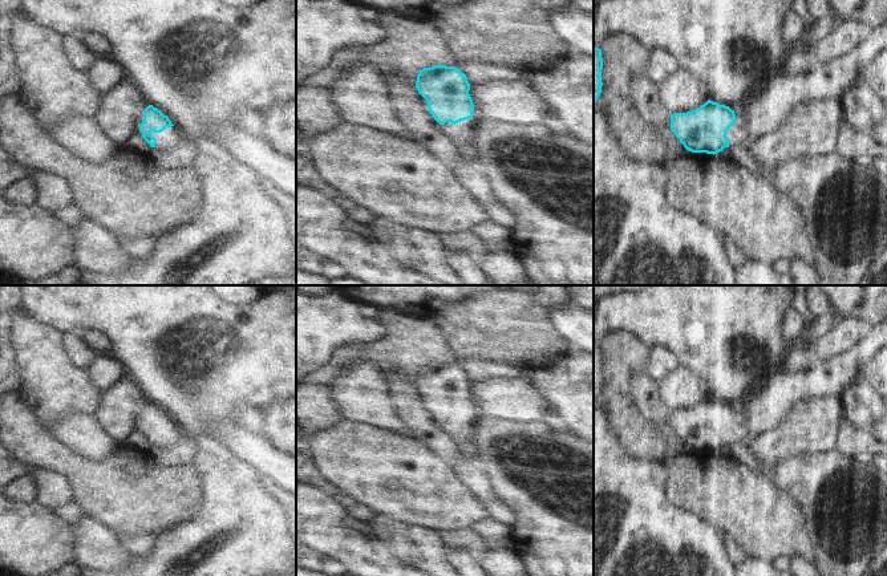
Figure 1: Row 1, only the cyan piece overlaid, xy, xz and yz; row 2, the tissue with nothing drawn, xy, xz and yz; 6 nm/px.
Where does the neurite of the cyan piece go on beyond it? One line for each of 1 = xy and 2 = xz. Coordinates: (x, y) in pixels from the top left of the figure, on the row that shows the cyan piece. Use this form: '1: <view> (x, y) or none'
1: xy (171, 136)
2: xz (461, 133)

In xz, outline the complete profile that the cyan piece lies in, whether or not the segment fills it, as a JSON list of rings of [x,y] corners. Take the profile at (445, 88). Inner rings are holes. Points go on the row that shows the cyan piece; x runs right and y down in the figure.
[[[434,65],[417,74],[416,88],[426,100],[432,117],[441,123],[441,131],[455,145],[465,165],[475,165],[478,153],[471,138],[479,119],[473,114],[470,84],[455,66]]]

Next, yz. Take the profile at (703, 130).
[[[708,100],[698,109],[671,114],[671,130],[684,147],[692,153],[717,154],[725,147],[748,149],[762,170],[770,170],[787,159],[815,158],[835,151],[843,110],[839,101],[814,101],[798,106],[790,115],[786,129],[750,139],[736,118],[734,110]]]

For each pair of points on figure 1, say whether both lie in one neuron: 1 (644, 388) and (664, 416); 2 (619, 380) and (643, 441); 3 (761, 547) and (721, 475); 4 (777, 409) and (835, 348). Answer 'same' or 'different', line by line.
1: same
2: same
3: same
4: different

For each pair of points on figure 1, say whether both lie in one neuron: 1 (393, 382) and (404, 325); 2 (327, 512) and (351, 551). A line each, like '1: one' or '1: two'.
1: two
2: one

